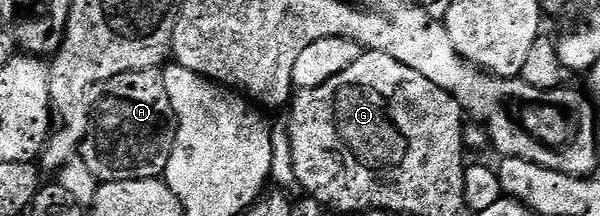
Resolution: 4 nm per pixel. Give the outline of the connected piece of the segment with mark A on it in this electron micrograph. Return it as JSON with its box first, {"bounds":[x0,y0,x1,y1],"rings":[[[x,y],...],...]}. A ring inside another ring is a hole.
{"bounds":[79,67,177,183],"rings":[[[156,67],[143,69],[142,71],[132,71],[131,73],[119,73],[119,77],[111,77],[107,81],[97,83],[91,89],[91,114],[87,119],[85,129],[85,139],[81,143],[79,157],[87,163],[87,168],[101,183],[118,183],[119,181],[135,181],[136,179],[161,179],[167,169],[167,161],[171,161],[173,152],[173,138],[177,136],[177,124],[173,118],[173,106],[167,97],[167,85],[165,76]]]}

